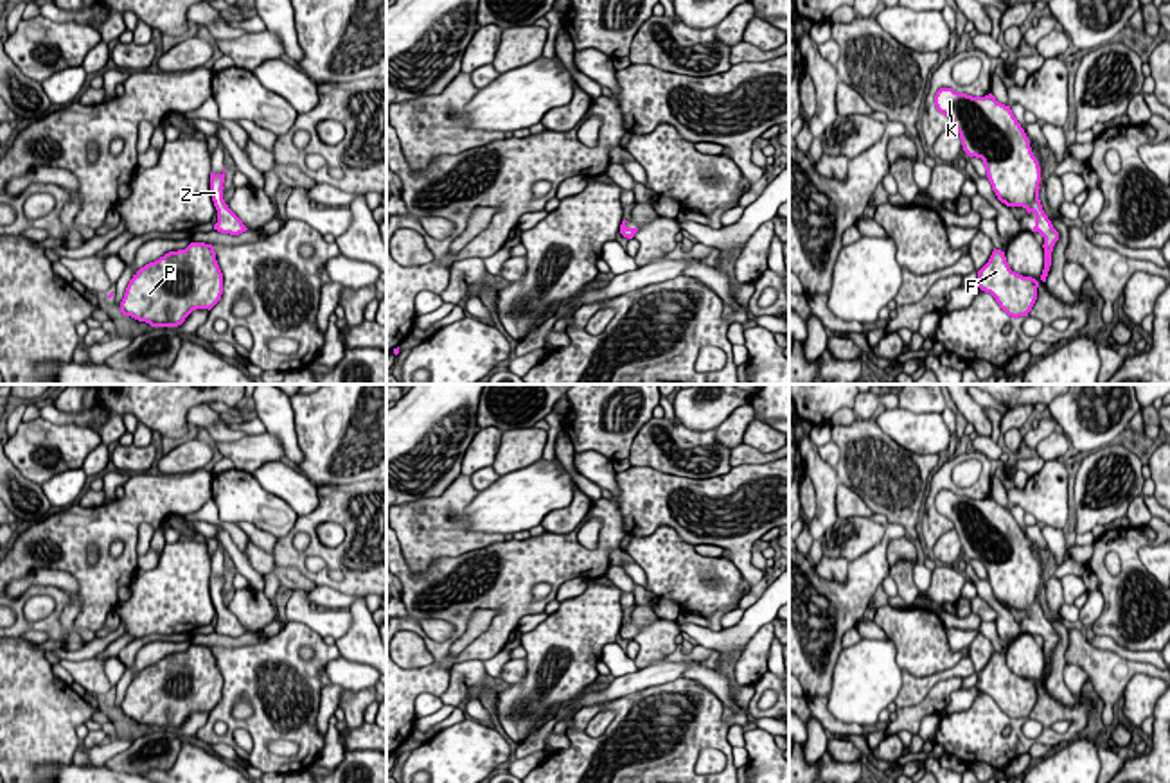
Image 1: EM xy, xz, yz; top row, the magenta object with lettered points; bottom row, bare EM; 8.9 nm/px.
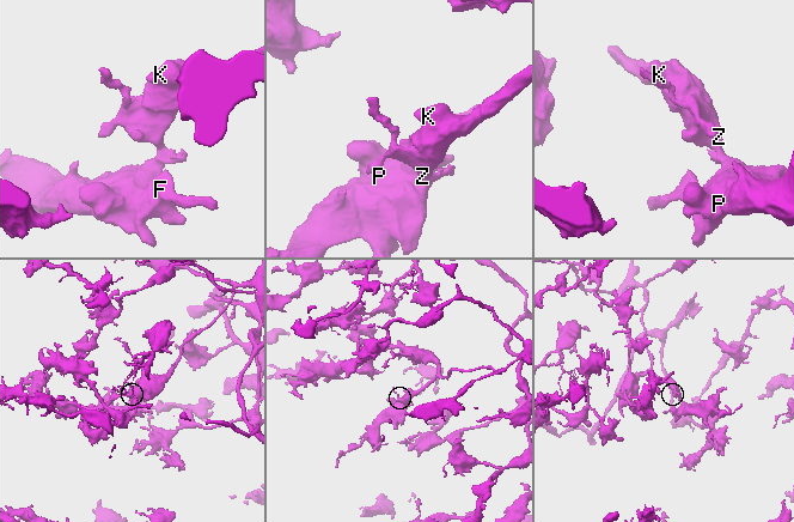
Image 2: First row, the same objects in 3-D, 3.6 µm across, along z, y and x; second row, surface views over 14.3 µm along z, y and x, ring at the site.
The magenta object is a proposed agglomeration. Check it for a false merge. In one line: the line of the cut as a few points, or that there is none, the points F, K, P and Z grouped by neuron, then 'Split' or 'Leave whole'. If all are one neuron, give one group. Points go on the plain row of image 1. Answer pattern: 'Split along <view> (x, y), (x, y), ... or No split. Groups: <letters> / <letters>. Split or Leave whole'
No split. Groups: F K P Z. Leave whole

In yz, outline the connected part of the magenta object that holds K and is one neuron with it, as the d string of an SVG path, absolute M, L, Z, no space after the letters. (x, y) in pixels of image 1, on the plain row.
M940 490L935 497L935 508L953 523L963 553L971 560L983 562L997 602L1006 609L1023 609L1028 616L1035 616L1032 634L1044 639L1041 682L1046 684L1059 634L1042 612L1039 602L1041 569L1010 508L997 505L992 496L972 499L953 490Z

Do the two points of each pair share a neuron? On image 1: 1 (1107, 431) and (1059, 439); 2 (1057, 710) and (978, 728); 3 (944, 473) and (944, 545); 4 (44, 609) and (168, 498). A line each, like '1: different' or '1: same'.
1: different
2: same
3: different
4: different

